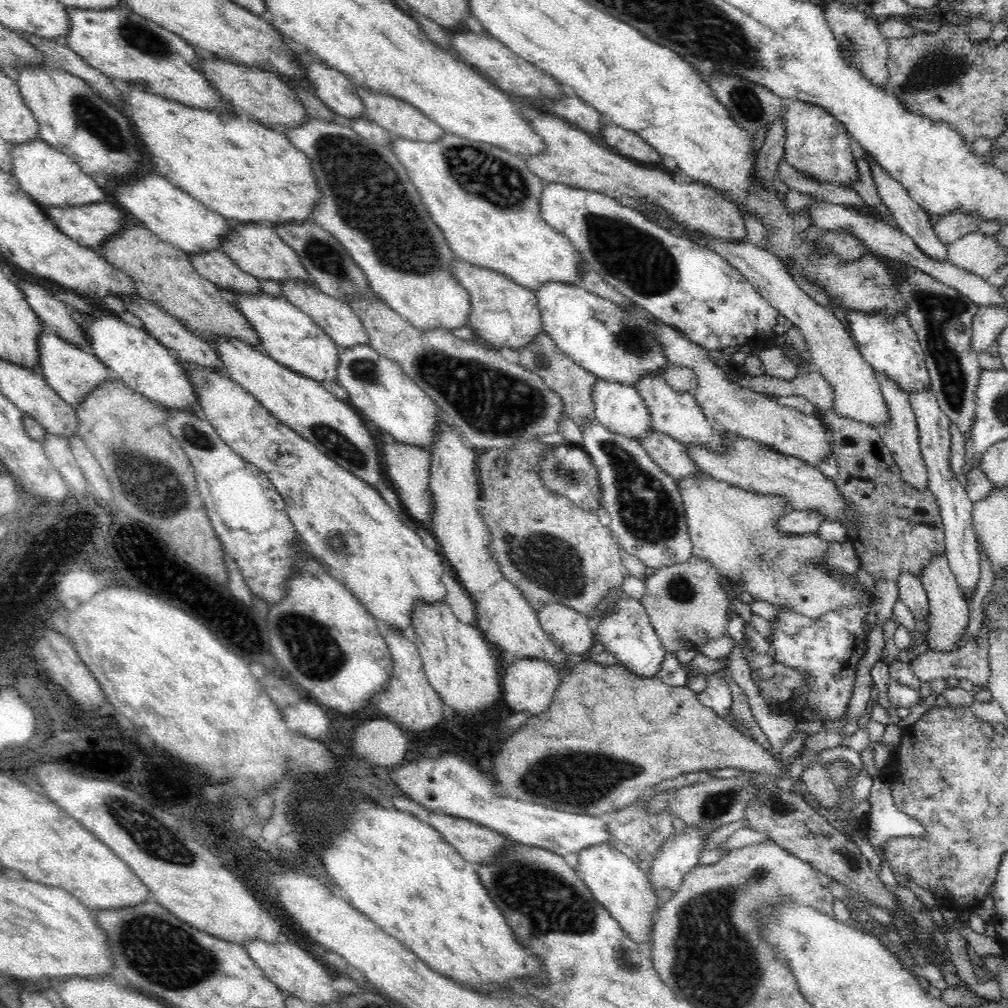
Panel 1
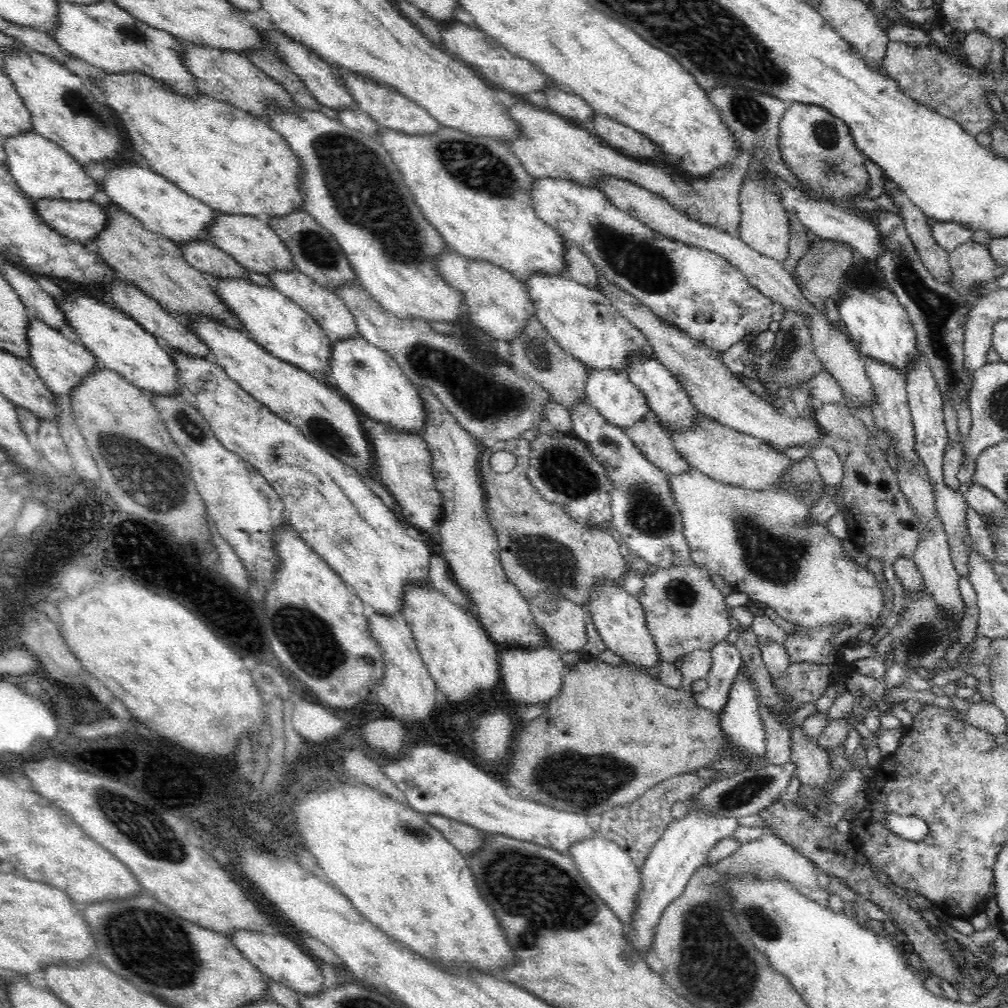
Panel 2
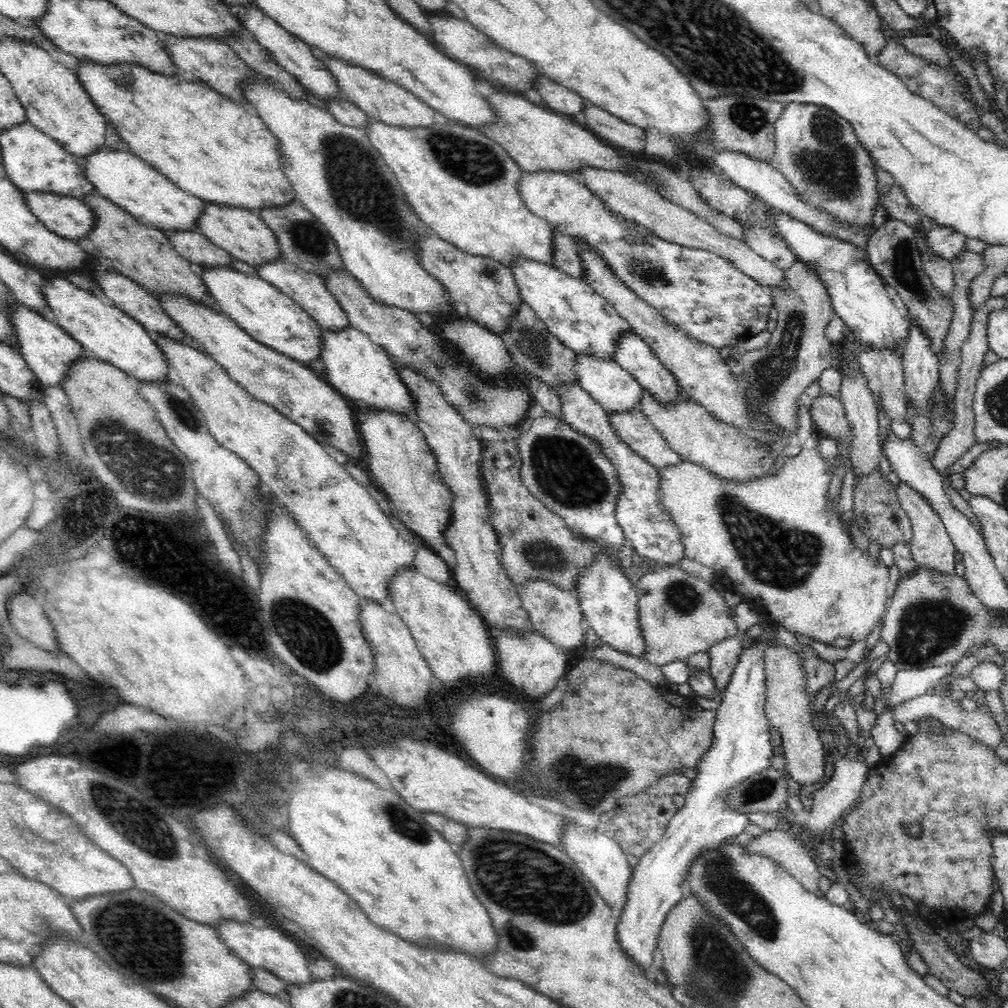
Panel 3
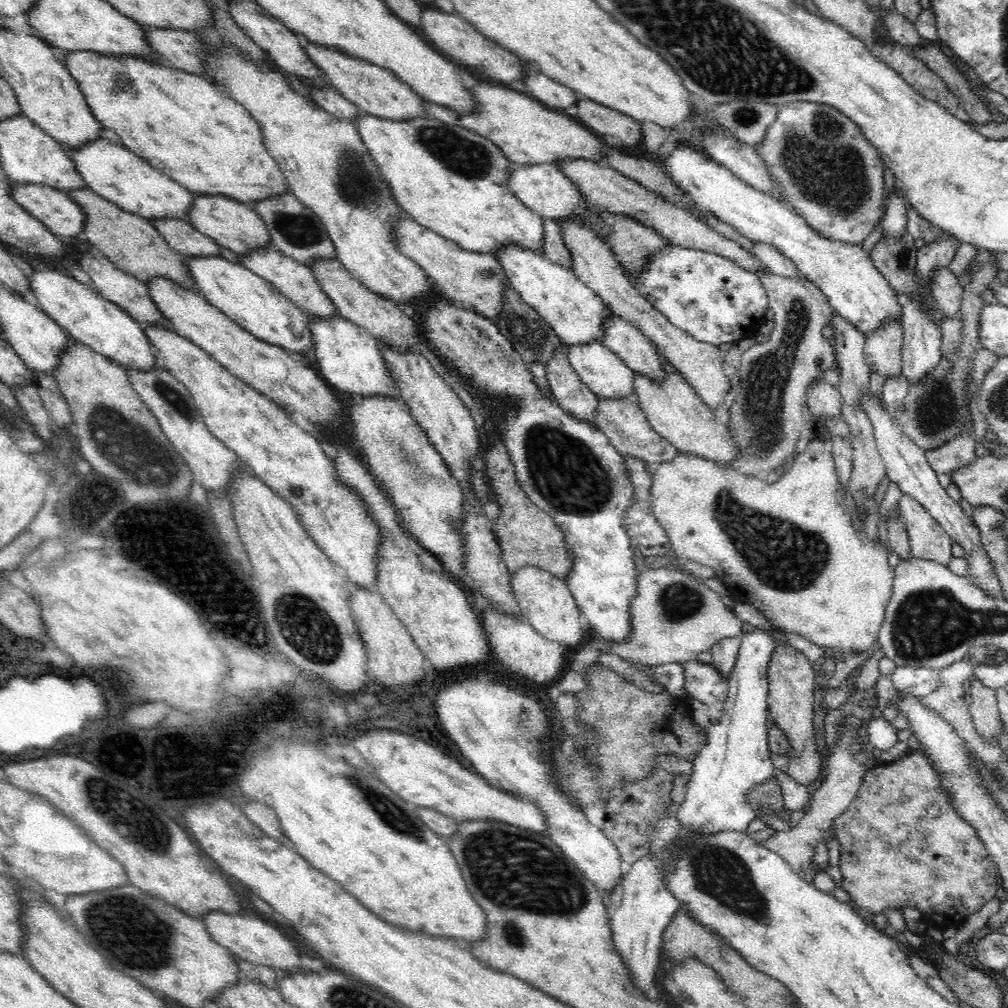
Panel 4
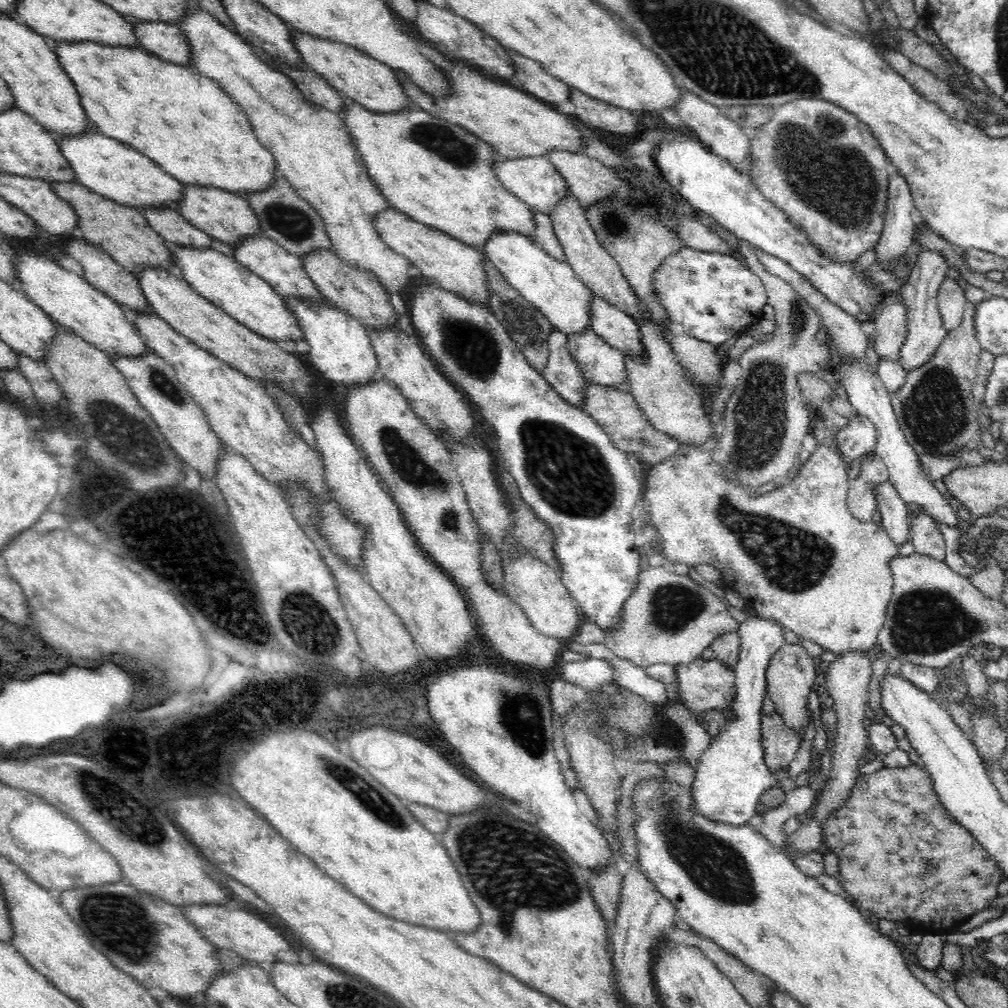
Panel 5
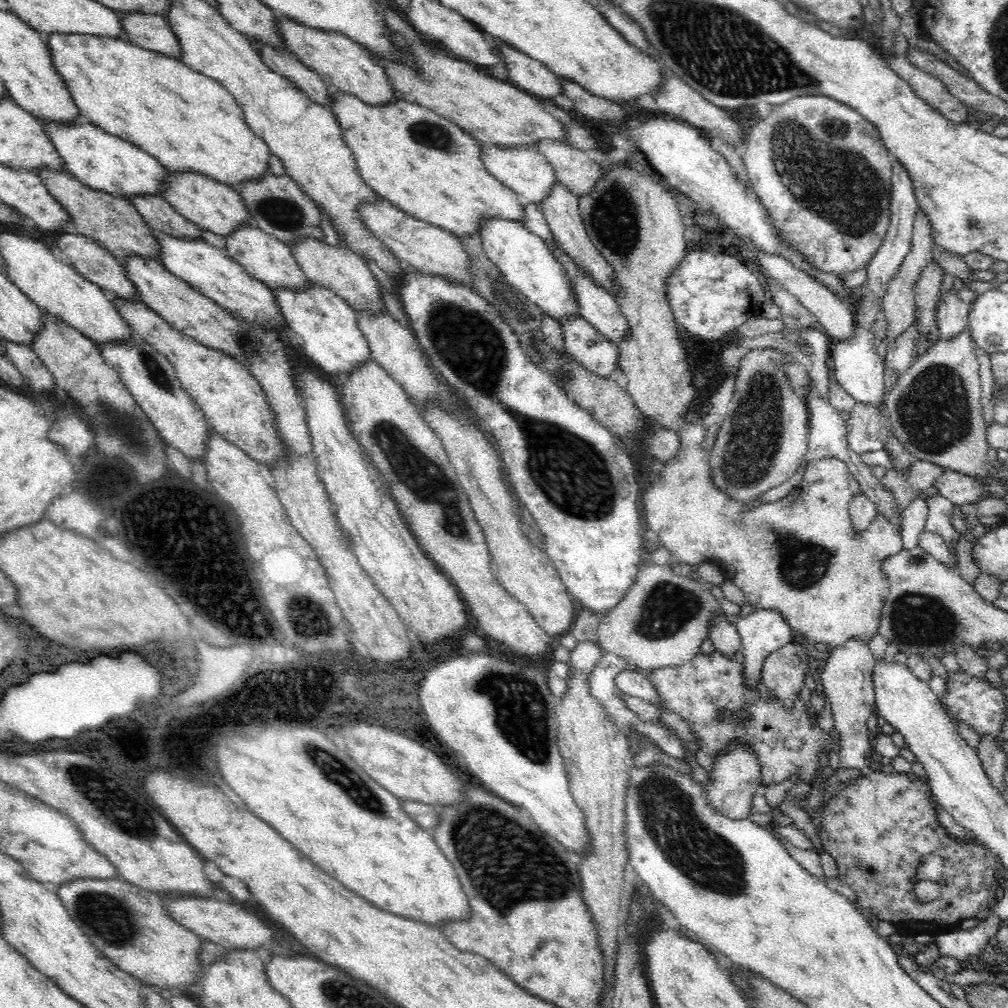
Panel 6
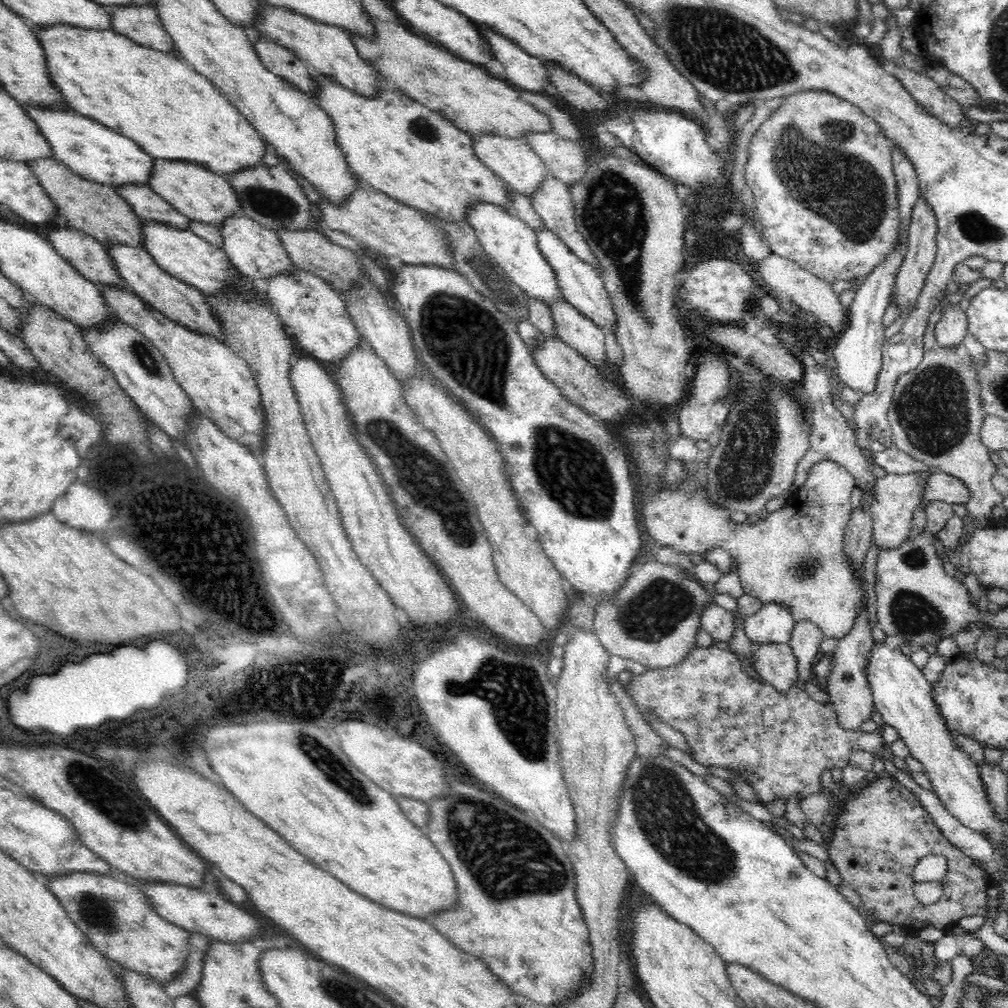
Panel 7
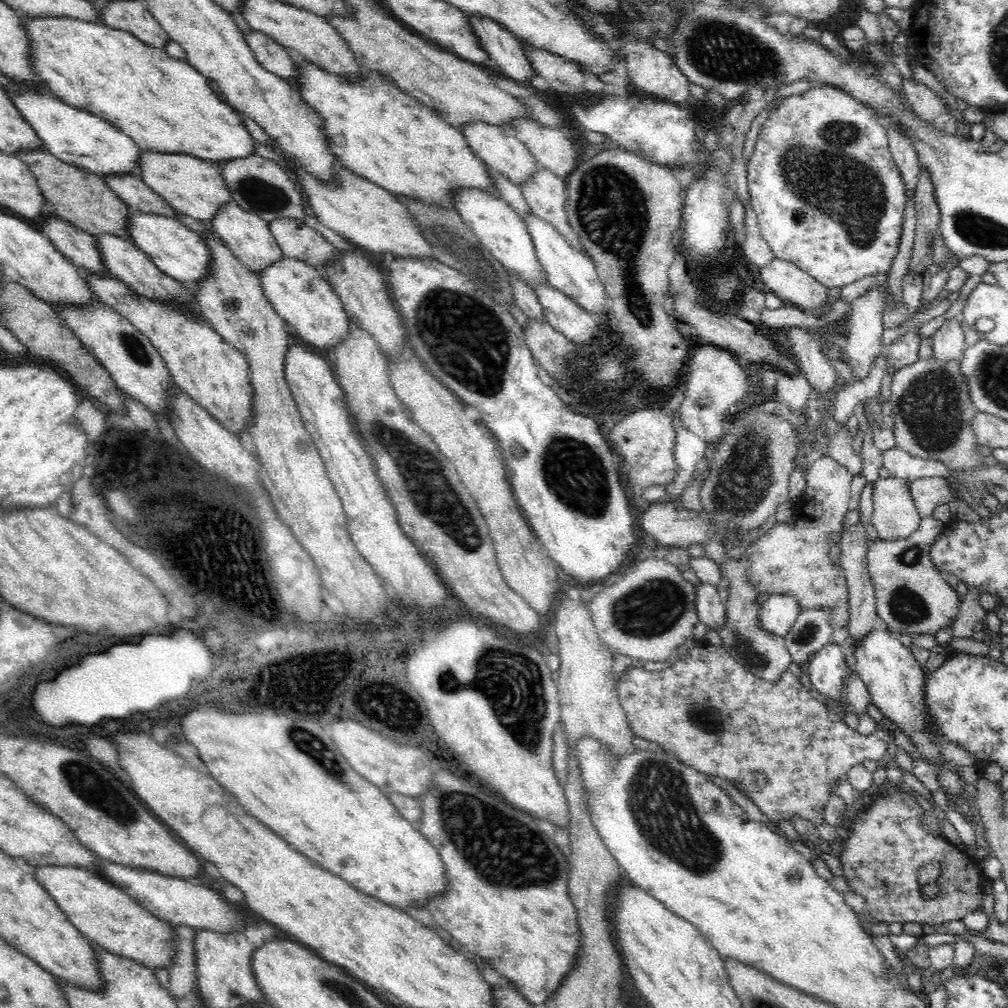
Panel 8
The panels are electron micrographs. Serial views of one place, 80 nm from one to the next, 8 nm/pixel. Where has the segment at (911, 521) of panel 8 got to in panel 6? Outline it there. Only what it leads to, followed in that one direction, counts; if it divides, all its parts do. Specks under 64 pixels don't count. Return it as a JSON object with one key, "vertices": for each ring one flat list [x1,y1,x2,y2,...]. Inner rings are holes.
{"vertices":[[702,398,696,404,696,412,694,412,696,416,684,423,684,430,679,434,681,441,679,452,672,460,663,464,660,477,655,479,650,488,644,492,642,499,639,500,644,509,644,518,646,518,645,522,648,528,658,534,661,546,665,547,673,555,673,558,676,558,676,562,690,565,708,562,718,565,724,572,724,578,731,579,742,590,745,600,754,604,755,609,774,609,774,611,778,611,778,614,784,616,784,619,788,621,788,625,792,627,792,632,804,633,804,637,808,639,810,644,815,645,817,642,824,642,831,649,835,649,836,647,842,647,852,637,860,637,862,641,869,641,874,635,878,634,877,630,879,629,884,601,889,595,889,577,883,573,881,567,883,560,903,550,900,527,890,523,884,517,884,513,878,511,875,519,864,532,855,532,852,519,849,516,849,501,852,500,852,486,855,484,855,481,844,461,838,460,834,456,824,456,824,458,818,458,818,460,812,460,813,462,808,463,801,484,798,487,794,487,787,497,783,499,773,503,760,503,759,506,755,507,745,506,745,504,732,500,725,492,715,487,709,457,706,458,708,452,701,447,707,430,702,418,702,408,704,408,706,402,708,402,708,398],[915,458,910,464,910,472,896,474,895,470,890,470,884,478,880,478,879,482,882,488,894,495,896,504,903,513,916,500,916,496,932,487,934,480,944,472,946,469,928,463,928,460]]}

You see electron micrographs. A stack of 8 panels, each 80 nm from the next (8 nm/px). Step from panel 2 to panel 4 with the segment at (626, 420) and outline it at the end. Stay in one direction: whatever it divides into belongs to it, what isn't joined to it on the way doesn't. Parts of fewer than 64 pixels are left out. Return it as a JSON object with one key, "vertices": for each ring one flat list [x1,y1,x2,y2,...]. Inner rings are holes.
{"vertices":[[590,341,586,344,569,345,568,349,569,361,574,367,574,371,578,373,582,383,586,383,592,389,592,392,596,393,596,396,610,397,615,400,618,400,618,398,635,400,633,387,635,372,603,342]]}

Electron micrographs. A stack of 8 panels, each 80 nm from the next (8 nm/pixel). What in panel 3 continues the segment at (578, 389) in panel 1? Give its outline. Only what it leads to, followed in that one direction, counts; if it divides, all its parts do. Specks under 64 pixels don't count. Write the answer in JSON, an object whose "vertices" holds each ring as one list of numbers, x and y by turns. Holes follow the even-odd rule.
{"vertices":[[522,303,519,306,515,317,509,324,509,329,506,329,501,337,504,339,508,353,512,355,514,363,526,375,528,373,535,375,533,377,535,380,542,380,556,391,558,387,561,387,568,381,579,382,575,371,577,354,548,330,546,323,540,320,534,309,526,303]]}

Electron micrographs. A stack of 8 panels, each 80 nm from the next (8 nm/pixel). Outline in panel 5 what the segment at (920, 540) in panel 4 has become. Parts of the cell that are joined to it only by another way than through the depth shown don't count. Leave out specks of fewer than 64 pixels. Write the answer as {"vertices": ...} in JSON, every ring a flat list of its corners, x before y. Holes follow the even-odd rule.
{"vertices":[[926,511,913,520,910,534,916,552,936,560,945,560,947,547,944,535,937,529,932,516,926,515]]}

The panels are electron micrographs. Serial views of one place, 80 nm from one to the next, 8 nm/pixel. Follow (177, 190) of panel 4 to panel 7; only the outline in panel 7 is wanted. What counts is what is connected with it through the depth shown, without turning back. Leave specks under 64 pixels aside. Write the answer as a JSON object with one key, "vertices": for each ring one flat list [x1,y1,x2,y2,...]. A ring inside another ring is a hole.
{"vertices":[[40,105,22,107,49,142,53,157,80,175,82,179,114,188,118,185,136,183,149,185,154,158,144,152,132,139,77,113,70,107,65,109,40,107]]}

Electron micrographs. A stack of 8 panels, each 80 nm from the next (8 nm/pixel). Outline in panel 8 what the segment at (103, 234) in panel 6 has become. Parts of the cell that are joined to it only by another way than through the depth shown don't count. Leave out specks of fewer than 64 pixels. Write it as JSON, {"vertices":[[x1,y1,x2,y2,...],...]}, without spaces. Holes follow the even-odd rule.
{"vertices":[[44,149,18,151,16,156,28,165,36,177,46,204,54,208,54,214,60,219,72,223,92,236,110,233,131,239,129,234,132,220,129,216,133,210,108,186,104,176,68,164]]}

